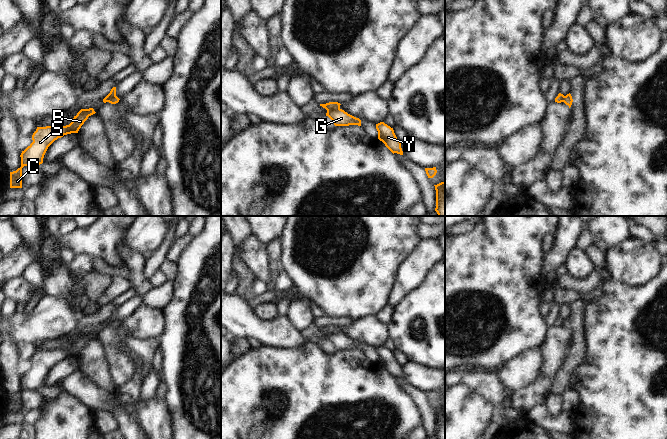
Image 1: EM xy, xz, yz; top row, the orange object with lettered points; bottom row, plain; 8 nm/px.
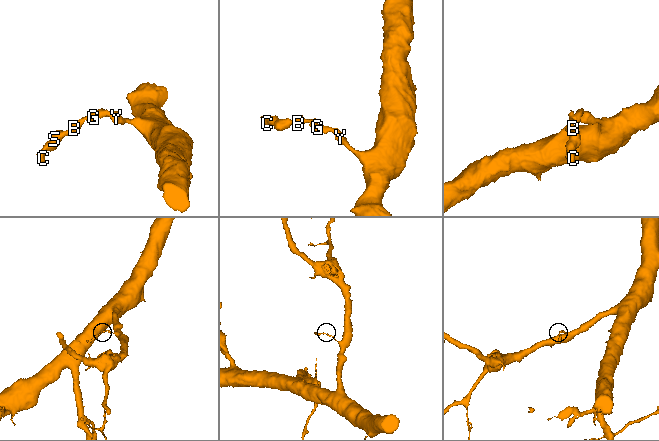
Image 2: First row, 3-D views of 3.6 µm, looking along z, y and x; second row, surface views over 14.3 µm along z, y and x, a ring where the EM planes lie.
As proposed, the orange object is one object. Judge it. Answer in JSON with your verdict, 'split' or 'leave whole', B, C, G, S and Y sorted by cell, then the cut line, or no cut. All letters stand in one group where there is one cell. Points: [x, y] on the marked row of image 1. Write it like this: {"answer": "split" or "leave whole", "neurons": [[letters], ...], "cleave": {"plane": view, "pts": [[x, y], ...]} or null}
{"answer": "split", "neurons": [["B", "C", "S"], ["G", "Y"]], "cleave": {"plane": "xz", "pts": [[339, 108], [327, 111]]}}

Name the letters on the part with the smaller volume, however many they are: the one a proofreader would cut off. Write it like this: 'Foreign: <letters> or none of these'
Foreign: B, C, S

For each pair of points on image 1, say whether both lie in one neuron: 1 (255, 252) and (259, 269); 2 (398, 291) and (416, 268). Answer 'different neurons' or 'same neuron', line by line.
1: same neuron
2: same neuron

